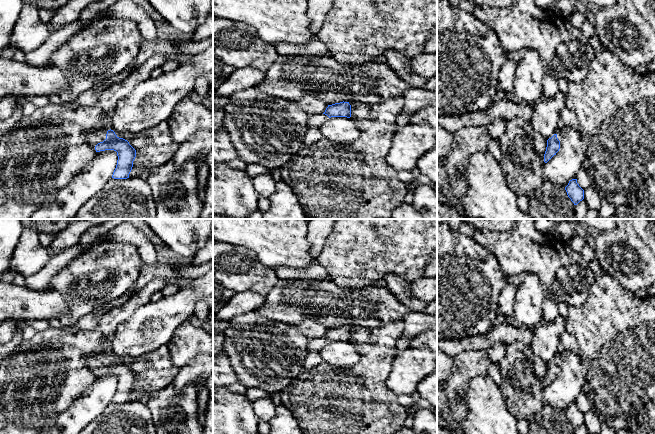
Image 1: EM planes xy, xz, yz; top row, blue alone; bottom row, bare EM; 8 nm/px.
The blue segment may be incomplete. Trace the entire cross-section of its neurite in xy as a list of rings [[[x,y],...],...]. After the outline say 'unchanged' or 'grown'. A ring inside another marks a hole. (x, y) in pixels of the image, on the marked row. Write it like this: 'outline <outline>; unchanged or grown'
outline [[[101,129],[89,137],[89,142],[95,147],[96,152],[114,150],[118,160],[113,172],[114,179],[127,179],[133,167],[136,150],[123,138],[119,138],[113,130]]]; grown

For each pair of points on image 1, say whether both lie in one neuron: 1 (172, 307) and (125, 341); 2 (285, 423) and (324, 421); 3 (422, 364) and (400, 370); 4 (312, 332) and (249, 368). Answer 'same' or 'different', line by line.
1: same
2: different
3: same
4: same

